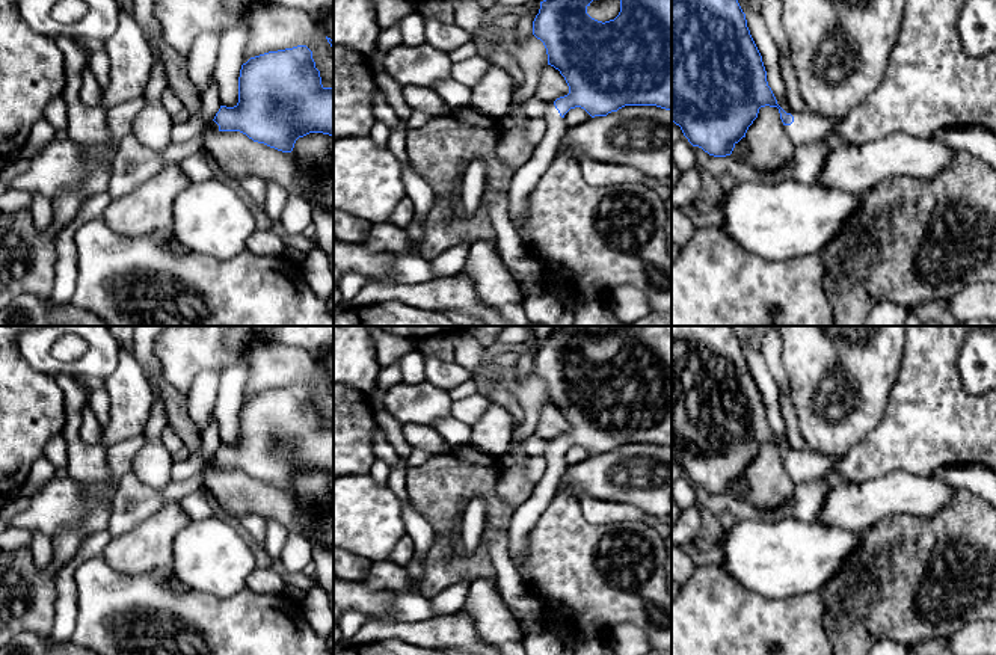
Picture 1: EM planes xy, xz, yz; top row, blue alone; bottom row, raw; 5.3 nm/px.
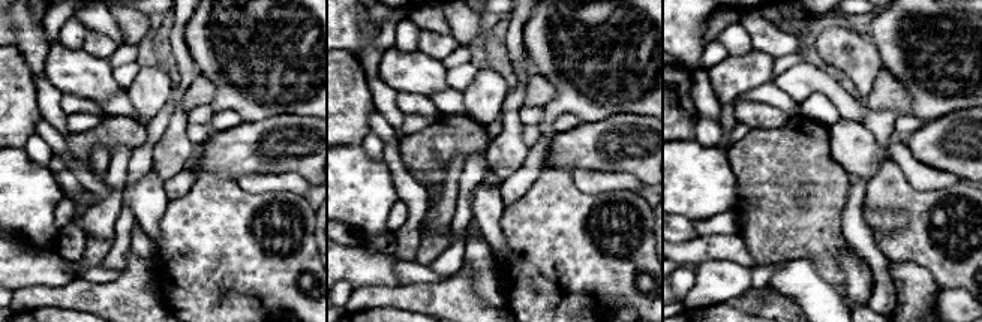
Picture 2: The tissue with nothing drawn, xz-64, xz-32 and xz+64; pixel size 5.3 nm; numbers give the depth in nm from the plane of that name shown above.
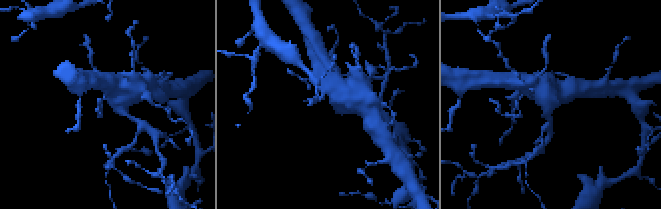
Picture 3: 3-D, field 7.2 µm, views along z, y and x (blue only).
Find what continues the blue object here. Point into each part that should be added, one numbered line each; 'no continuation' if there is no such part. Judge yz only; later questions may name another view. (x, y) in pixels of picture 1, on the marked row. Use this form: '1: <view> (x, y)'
1: yz (808, 127)

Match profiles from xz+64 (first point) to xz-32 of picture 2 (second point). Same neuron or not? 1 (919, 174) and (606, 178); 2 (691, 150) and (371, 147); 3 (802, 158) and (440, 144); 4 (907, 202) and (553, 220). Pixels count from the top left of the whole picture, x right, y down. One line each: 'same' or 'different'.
1: same
2: different
3: same
4: same

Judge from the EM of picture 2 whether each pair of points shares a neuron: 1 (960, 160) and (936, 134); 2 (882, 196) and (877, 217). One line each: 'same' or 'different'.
1: same
2: different

